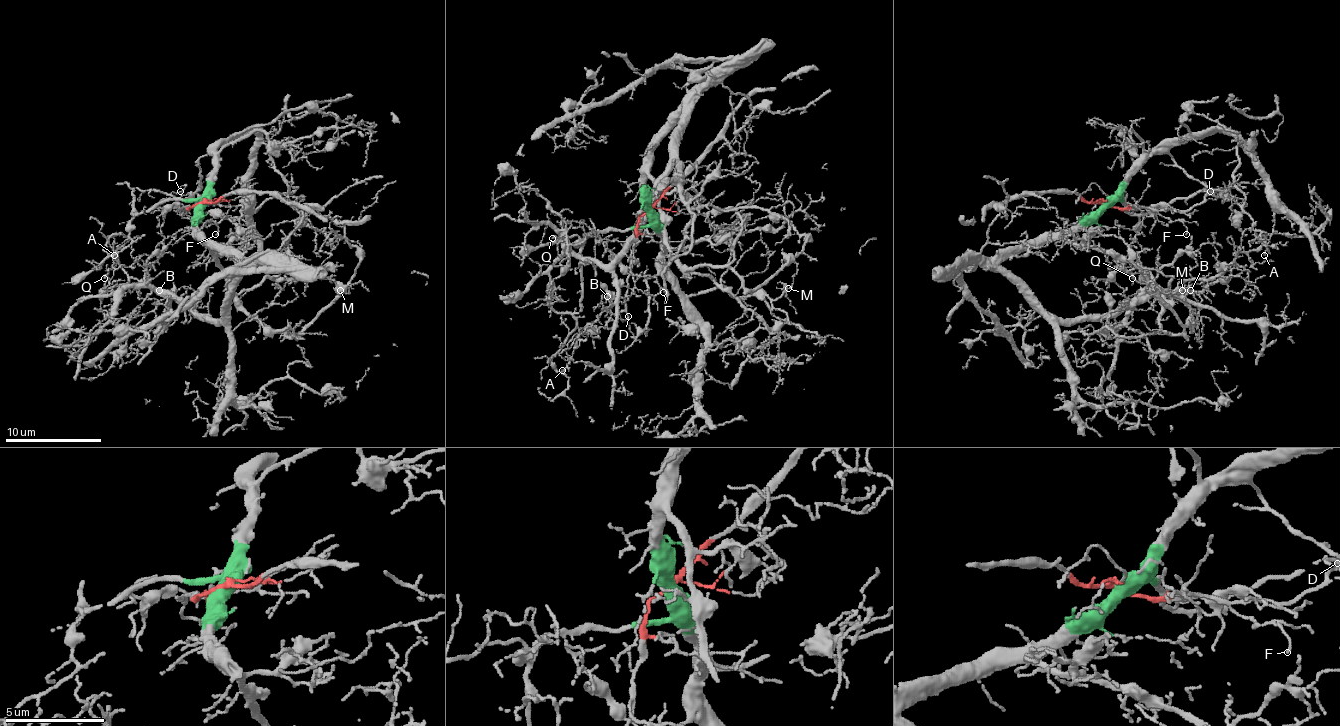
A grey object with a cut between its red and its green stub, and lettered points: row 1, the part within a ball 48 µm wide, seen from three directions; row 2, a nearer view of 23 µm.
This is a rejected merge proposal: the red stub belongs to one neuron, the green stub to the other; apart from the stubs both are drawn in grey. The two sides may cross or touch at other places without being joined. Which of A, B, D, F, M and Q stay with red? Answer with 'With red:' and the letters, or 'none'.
With red: D, F

